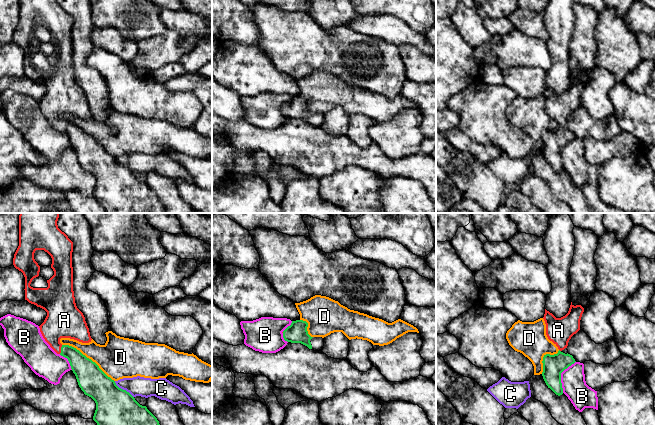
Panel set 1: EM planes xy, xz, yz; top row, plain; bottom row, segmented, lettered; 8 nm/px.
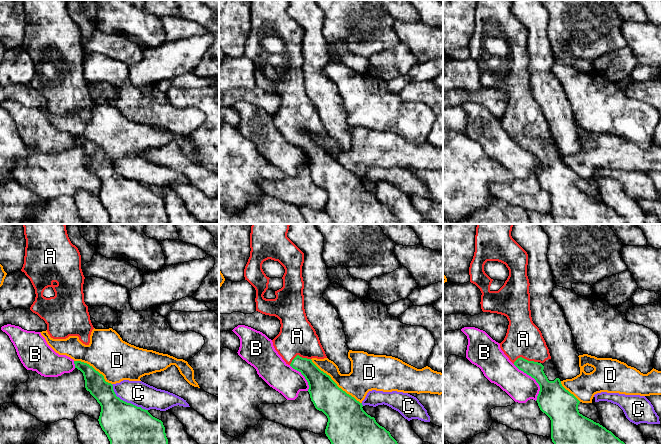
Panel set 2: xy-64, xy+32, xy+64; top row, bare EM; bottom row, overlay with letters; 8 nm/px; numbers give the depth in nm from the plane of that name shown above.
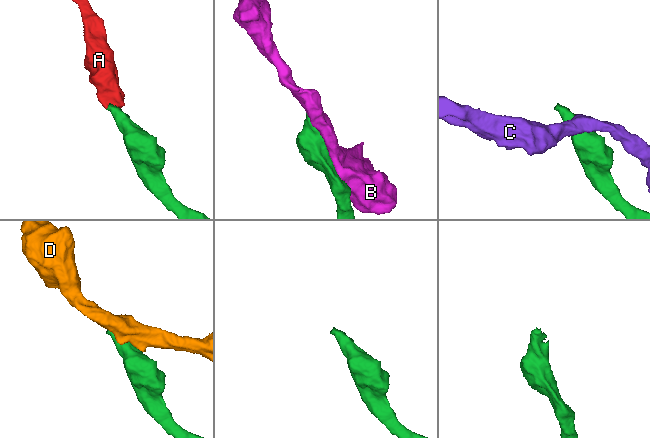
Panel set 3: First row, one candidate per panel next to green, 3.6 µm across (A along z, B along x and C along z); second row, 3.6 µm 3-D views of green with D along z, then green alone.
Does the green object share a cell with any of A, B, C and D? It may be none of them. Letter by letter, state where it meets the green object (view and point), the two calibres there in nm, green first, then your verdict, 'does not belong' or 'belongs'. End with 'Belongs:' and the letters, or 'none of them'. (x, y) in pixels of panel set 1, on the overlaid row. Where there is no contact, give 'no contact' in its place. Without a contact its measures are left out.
A: meets green in xy at (61, 349); 180 nm thick on the green side, 280 nm on the other; belongs
B: meets green in yz at (560, 376); 180 nm thick on the green side, 200 nm on the other; does not belong
C: meets green in xy at (122, 389); 300 nm thick on the green side, 160 nm on the other; does not belong
D: meets green in xy at (88, 358); 220 nm thick on the green side, 320 nm on the other; does not belong
Belongs: A

